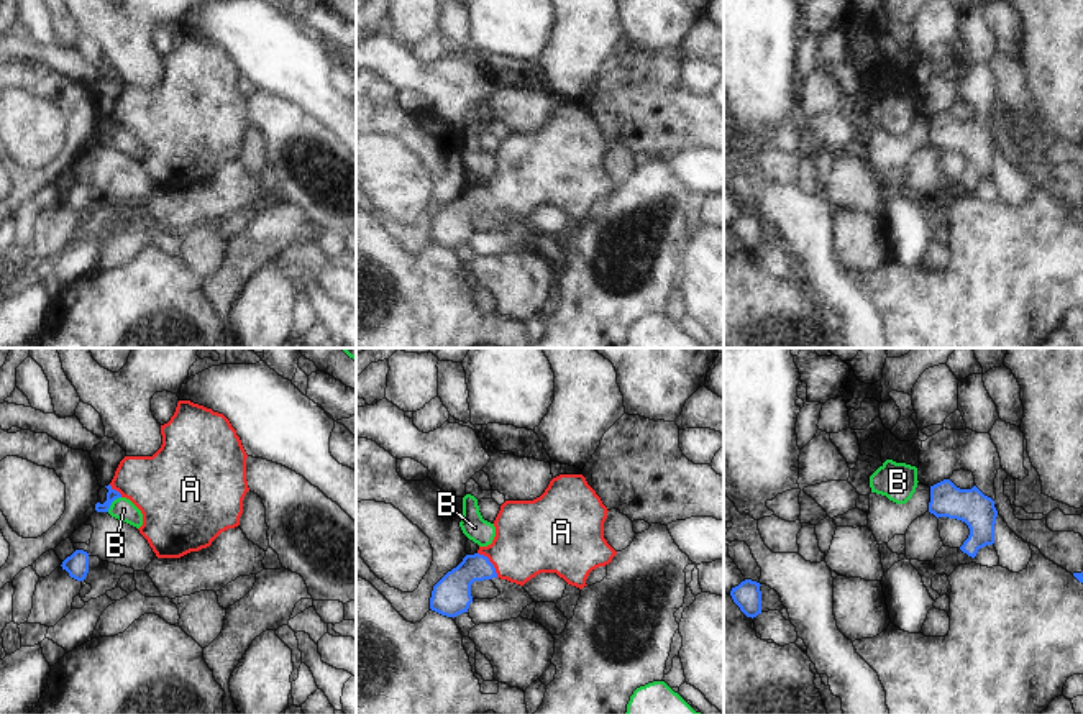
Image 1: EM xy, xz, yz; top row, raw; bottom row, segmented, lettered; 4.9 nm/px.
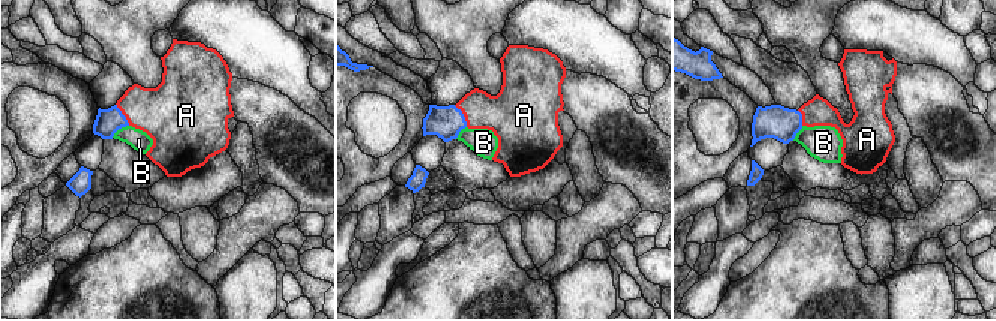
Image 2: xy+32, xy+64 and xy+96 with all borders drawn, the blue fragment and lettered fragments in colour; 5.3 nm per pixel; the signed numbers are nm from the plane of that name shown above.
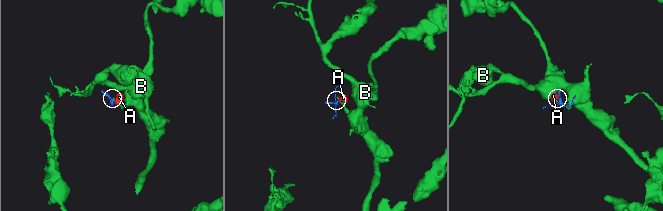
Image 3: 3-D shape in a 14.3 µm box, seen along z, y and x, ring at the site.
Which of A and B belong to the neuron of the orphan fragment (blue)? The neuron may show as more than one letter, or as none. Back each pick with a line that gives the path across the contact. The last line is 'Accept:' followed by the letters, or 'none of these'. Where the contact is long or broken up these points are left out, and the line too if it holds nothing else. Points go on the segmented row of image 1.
A: runs through xz (452, 596), (478, 567), (491, 563), (514, 555), (532, 537)
Accept: A

